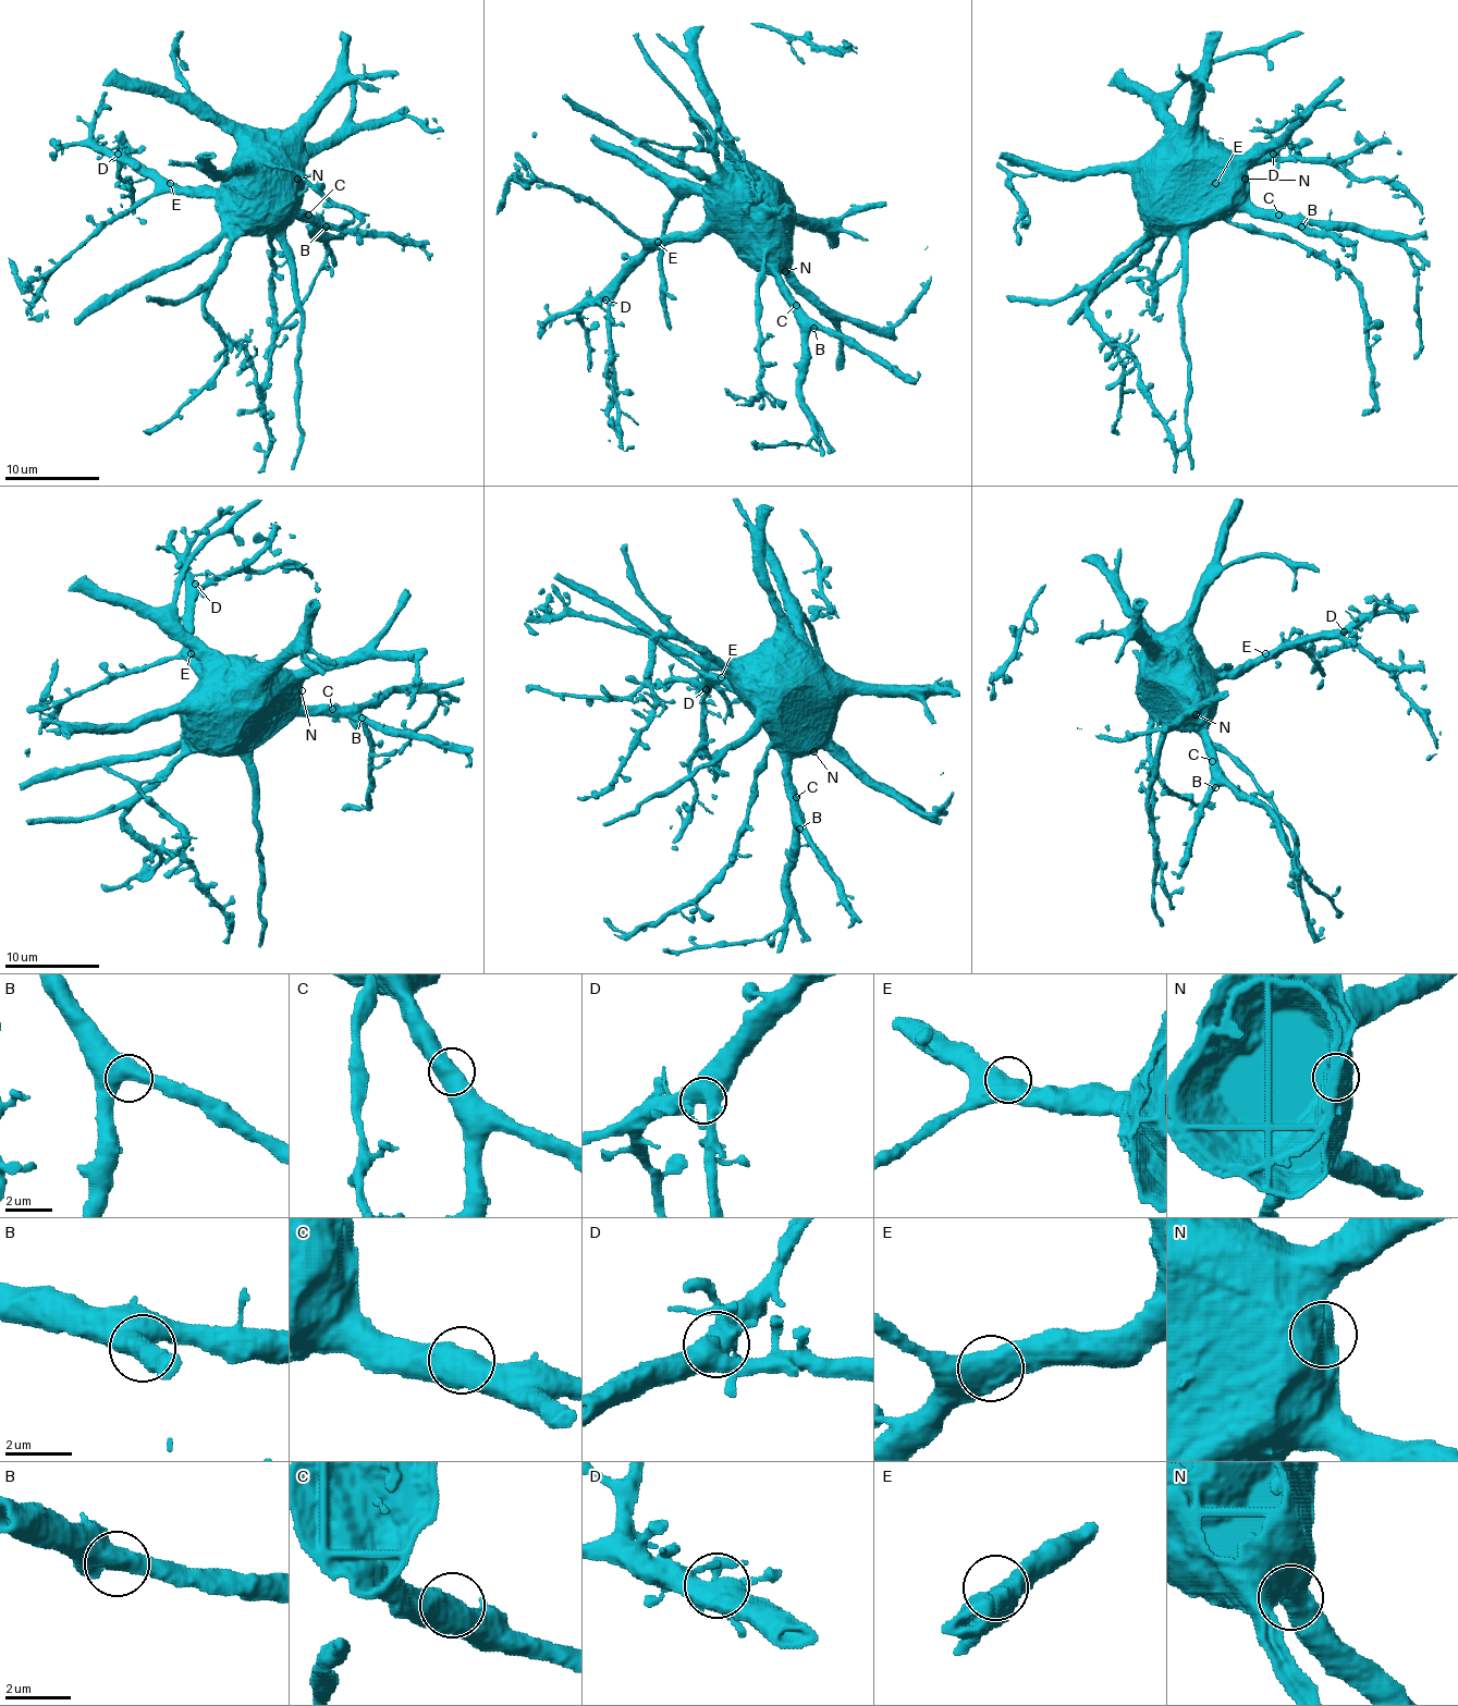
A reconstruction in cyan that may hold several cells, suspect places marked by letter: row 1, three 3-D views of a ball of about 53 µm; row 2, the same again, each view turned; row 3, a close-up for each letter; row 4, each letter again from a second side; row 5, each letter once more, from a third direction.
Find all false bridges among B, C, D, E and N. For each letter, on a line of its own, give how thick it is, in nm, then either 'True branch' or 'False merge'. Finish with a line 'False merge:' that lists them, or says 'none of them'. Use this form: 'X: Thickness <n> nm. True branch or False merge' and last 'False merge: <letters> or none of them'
B: Thickness 600 nm. True branch
C: Thickness 550 nm. True branch
D: Thickness 550 nm. True branch
E: Thickness 650 nm. True branch
N: Thickness 800 nm. True branch
False merge: none of them

